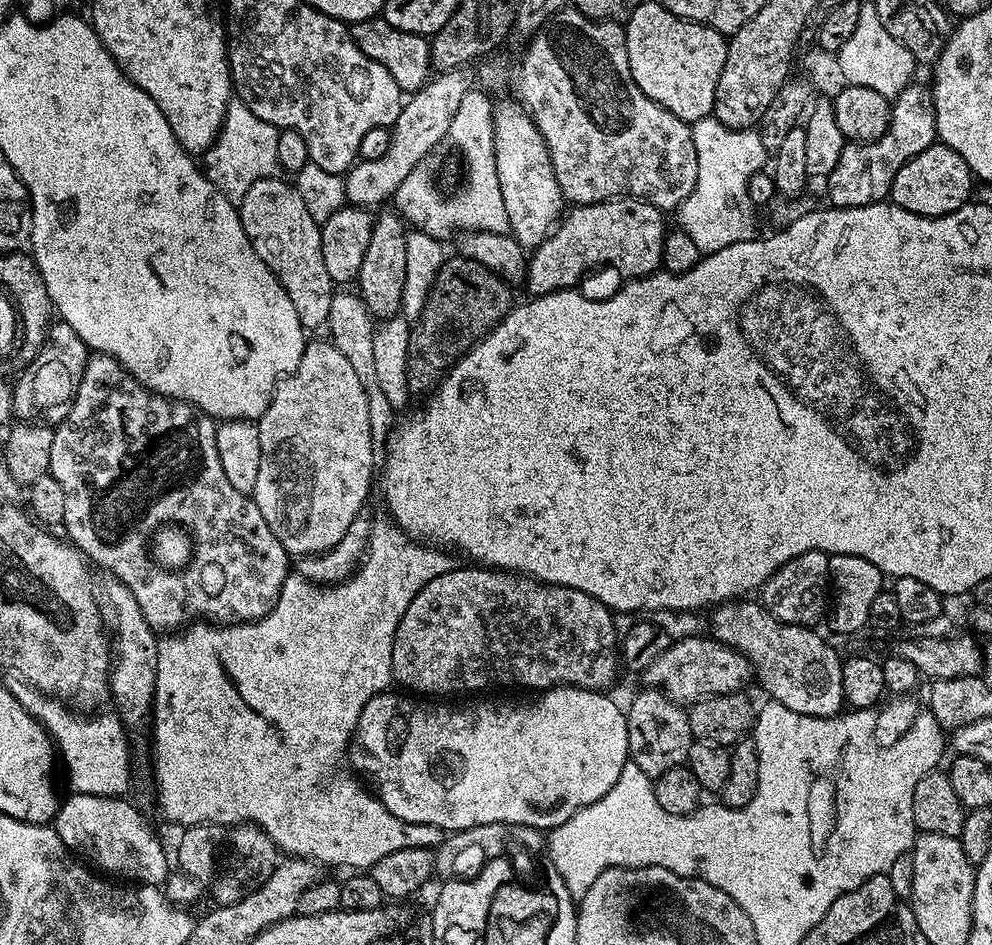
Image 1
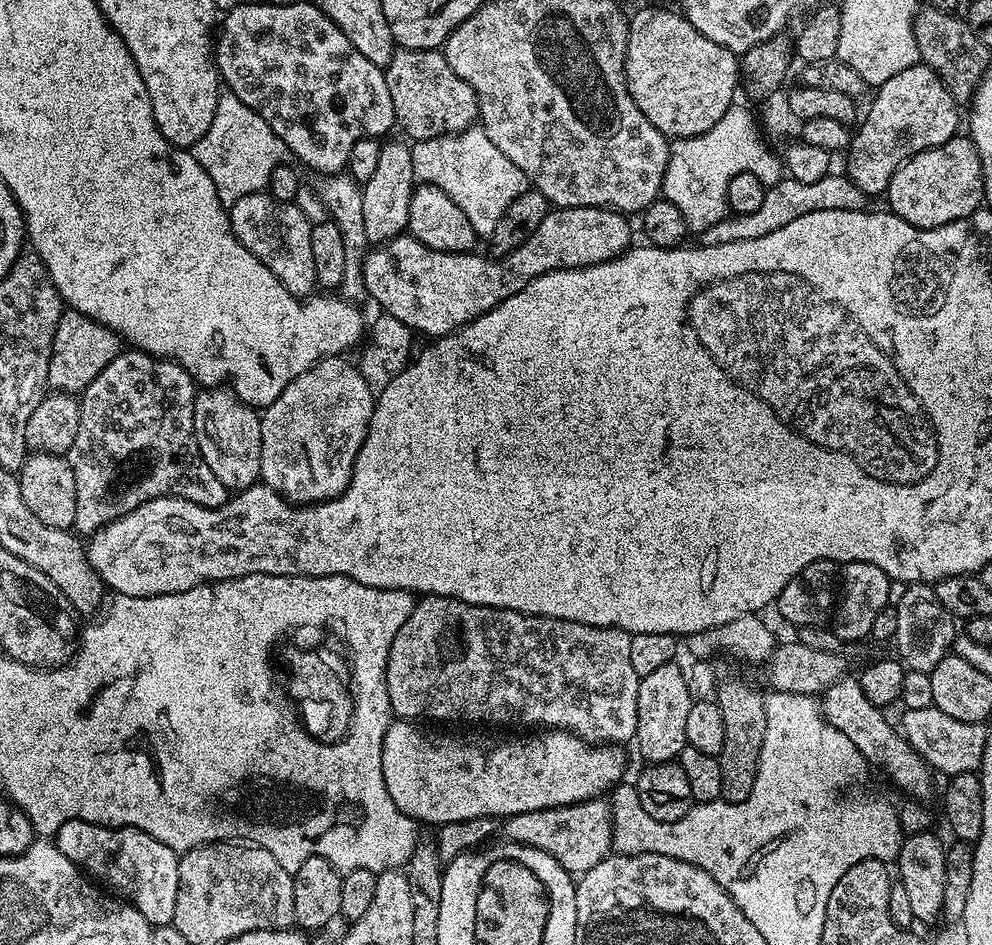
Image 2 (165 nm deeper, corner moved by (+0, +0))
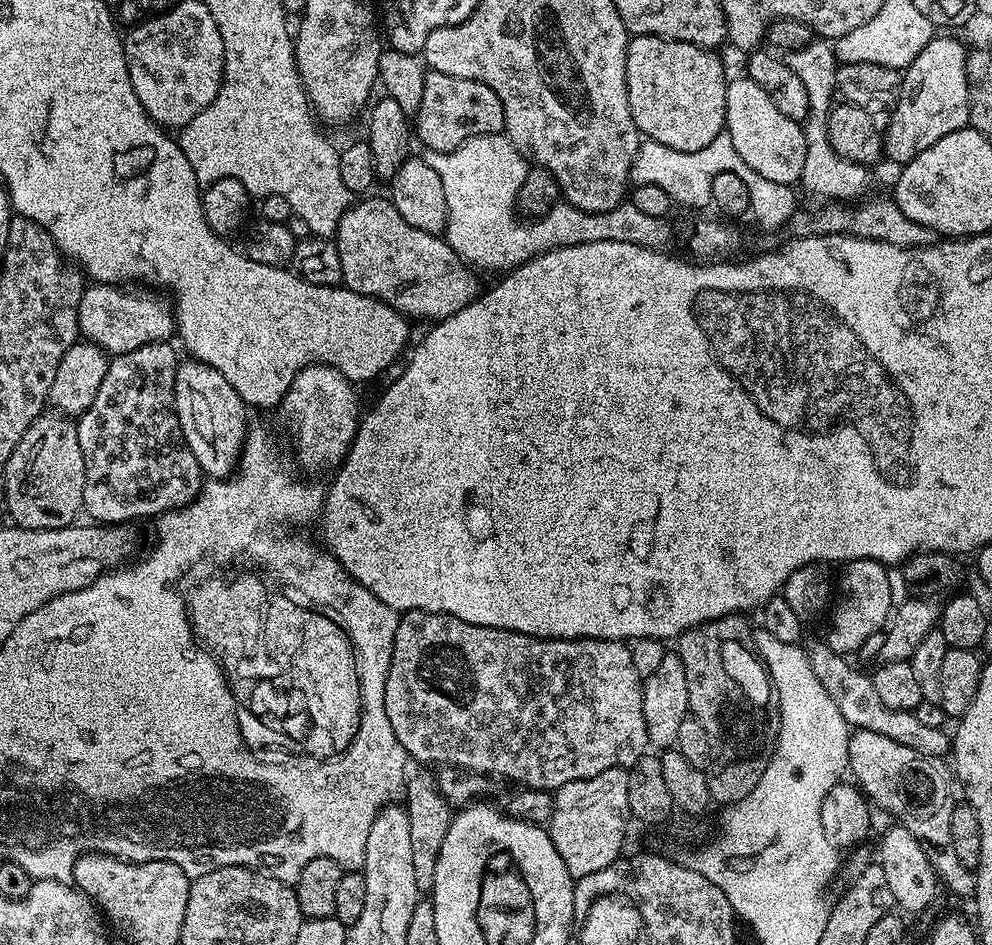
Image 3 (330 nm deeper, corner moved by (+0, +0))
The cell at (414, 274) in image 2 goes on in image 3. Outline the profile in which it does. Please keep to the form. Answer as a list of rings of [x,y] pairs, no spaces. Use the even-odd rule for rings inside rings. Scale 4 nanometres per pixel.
[[[376,195],[357,199],[338,222],[334,243],[338,250],[338,259],[342,262],[343,287],[363,296],[372,296],[416,322],[435,322],[450,318],[450,314],[458,314],[458,310],[462,310],[480,295],[481,277],[464,263],[462,257],[454,254],[443,235],[426,234],[426,230],[410,226],[410,222],[405,222],[402,214],[394,210],[391,199],[384,197],[383,200]]]

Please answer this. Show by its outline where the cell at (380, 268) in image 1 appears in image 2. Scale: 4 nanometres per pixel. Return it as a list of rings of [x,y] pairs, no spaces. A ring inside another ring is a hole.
[[[403,139],[392,140],[381,147],[378,166],[361,187],[363,221],[369,245],[379,246],[395,236],[405,235],[410,218],[410,198],[418,181],[414,174],[411,147]]]

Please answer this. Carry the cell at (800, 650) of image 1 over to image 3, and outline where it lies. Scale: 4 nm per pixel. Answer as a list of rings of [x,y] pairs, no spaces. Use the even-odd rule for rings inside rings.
[[[857,728],[848,738],[848,772],[871,803],[882,806],[882,810],[890,810],[899,827],[910,830],[910,834],[927,846],[924,853],[930,858],[930,866],[943,887],[945,884],[958,896],[975,895],[975,871],[958,862],[954,842],[950,842],[954,772],[945,757],[922,754],[894,742],[894,738],[886,738],[886,734]]]

